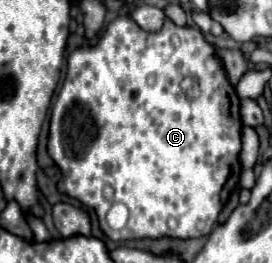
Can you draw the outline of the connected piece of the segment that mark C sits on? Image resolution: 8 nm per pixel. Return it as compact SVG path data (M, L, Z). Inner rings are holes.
M119 16L101 34L101 40L95 42L95 46L81 46L69 54L67 60L67 76L63 82L61 92L57 94L57 100L51 110L51 126L49 126L49 142L47 142L47 152L61 170L61 180L57 184L57 190L69 198L79 200L83 206L93 208L95 214L99 216L99 226L103 234L115 242L123 240L159 240L163 236L167 238L201 238L205 234L211 234L213 226L217 224L219 212L225 206L225 200L229 200L229 192L237 188L239 176L241 176L241 164L239 164L239 154L241 154L241 114L239 114L239 96L235 88L231 86L227 78L227 70L223 64L223 58L217 52L217 46L207 42L201 30L191 28L191 26L175 26L169 18L165 18L163 28L159 32L143 32L131 18ZM185 76L195 76L199 80L201 88L201 98L185 102L185 94L179 88L179 82ZM113 202L123 202L129 208L129 222L123 230L111 230L109 224L105 222L105 214L111 208Z

